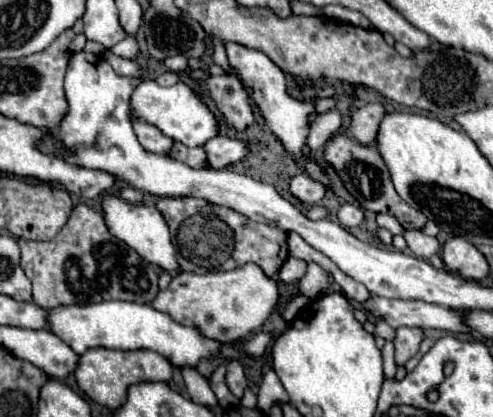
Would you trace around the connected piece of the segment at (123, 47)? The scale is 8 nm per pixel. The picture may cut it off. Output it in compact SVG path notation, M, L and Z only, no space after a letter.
M128 36L123 42L119 42L117 46L113 46L111 52L113 52L115 56L120 56L128 60L135 60L140 51L136 38Z

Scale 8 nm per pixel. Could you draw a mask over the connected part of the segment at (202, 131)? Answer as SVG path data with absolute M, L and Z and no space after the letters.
M141 80L131 96L131 112L149 124L155 124L165 136L185 146L203 146L219 132L219 122L203 102L201 94L185 82L177 82L175 86L159 86L155 80Z

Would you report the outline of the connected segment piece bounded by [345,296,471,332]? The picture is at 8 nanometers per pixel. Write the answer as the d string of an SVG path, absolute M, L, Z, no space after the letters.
M349 296L345 298L355 310L369 312L371 316L385 320L393 328L417 326L421 330L437 328L437 330L449 330L449 332L471 332L461 320L463 310L453 310L453 308L429 304L423 300L371 296L365 302L357 302L355 298L349 298Z

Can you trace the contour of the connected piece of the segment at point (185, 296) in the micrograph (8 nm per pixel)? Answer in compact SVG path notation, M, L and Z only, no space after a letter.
M245 264L229 272L179 272L173 276L171 284L165 290L157 292L157 298L151 302L151 306L159 312L169 314L179 324L199 326L205 336L231 344L237 338L243 338L257 330L269 318L277 300L277 282L267 278L259 266Z

